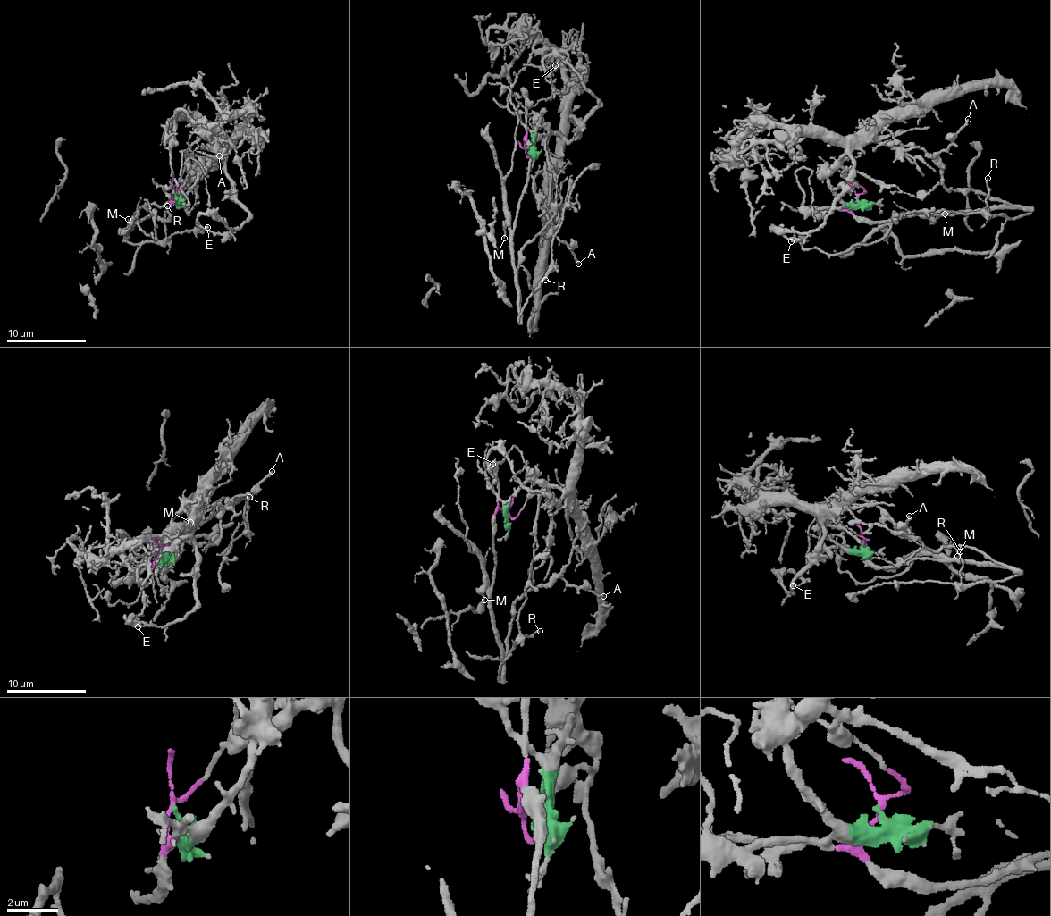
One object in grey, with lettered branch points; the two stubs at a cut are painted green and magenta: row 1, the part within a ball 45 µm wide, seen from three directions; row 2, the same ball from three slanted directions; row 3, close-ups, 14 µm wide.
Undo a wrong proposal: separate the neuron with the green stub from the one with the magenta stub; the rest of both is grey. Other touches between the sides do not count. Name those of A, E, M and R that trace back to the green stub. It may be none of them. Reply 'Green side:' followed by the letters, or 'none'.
Green side: E

